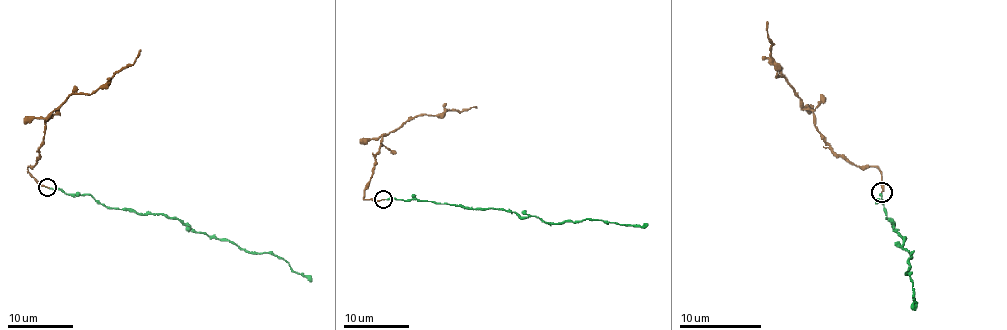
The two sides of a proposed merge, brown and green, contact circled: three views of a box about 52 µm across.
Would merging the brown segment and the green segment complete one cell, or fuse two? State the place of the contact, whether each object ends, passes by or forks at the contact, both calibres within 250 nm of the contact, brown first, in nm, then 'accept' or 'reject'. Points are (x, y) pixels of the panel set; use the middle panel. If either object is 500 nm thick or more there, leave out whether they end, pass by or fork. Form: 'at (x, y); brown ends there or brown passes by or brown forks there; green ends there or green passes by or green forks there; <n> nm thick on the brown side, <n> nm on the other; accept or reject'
at (383, 199); brown ends there; green ends there; 170 nm thick on the brown side, 100 nm on the other; accept

